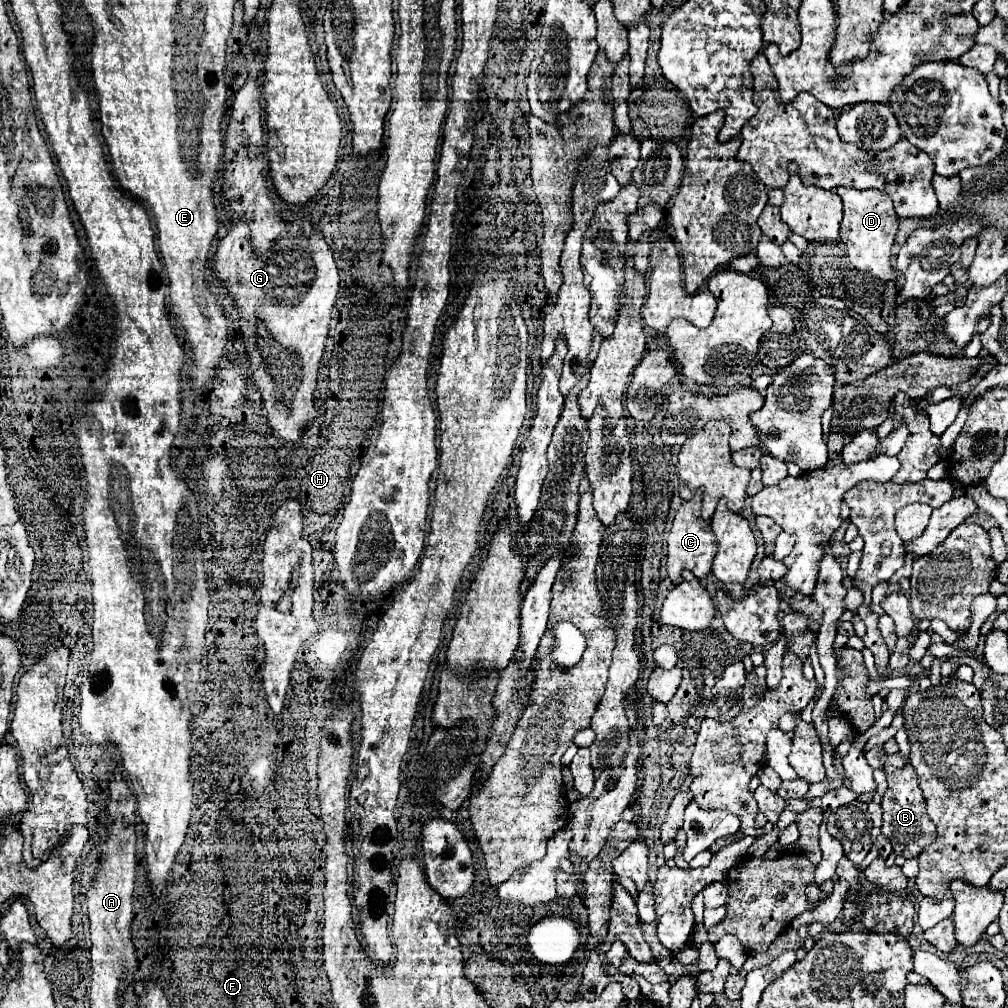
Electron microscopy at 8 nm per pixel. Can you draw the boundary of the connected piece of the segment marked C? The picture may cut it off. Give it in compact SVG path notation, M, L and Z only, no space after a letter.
M692 498L692 500L684 502L674 516L674 524L672 524L672 530L668 536L668 576L674 584L682 582L680 572L684 568L690 570L696 578L704 578L712 568L712 558L716 554L714 534L710 530L710 524L700 518L698 510L700 510L700 498Z

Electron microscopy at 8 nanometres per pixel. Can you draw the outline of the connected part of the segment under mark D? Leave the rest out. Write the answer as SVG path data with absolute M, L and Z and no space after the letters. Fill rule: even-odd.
M836 188L836 194L844 202L844 220L840 224L840 240L846 245L850 263L856 270L876 276L880 282L890 282L896 278L890 266L890 248L898 230L898 216L894 212L892 200L878 190L856 190L856 188Z

